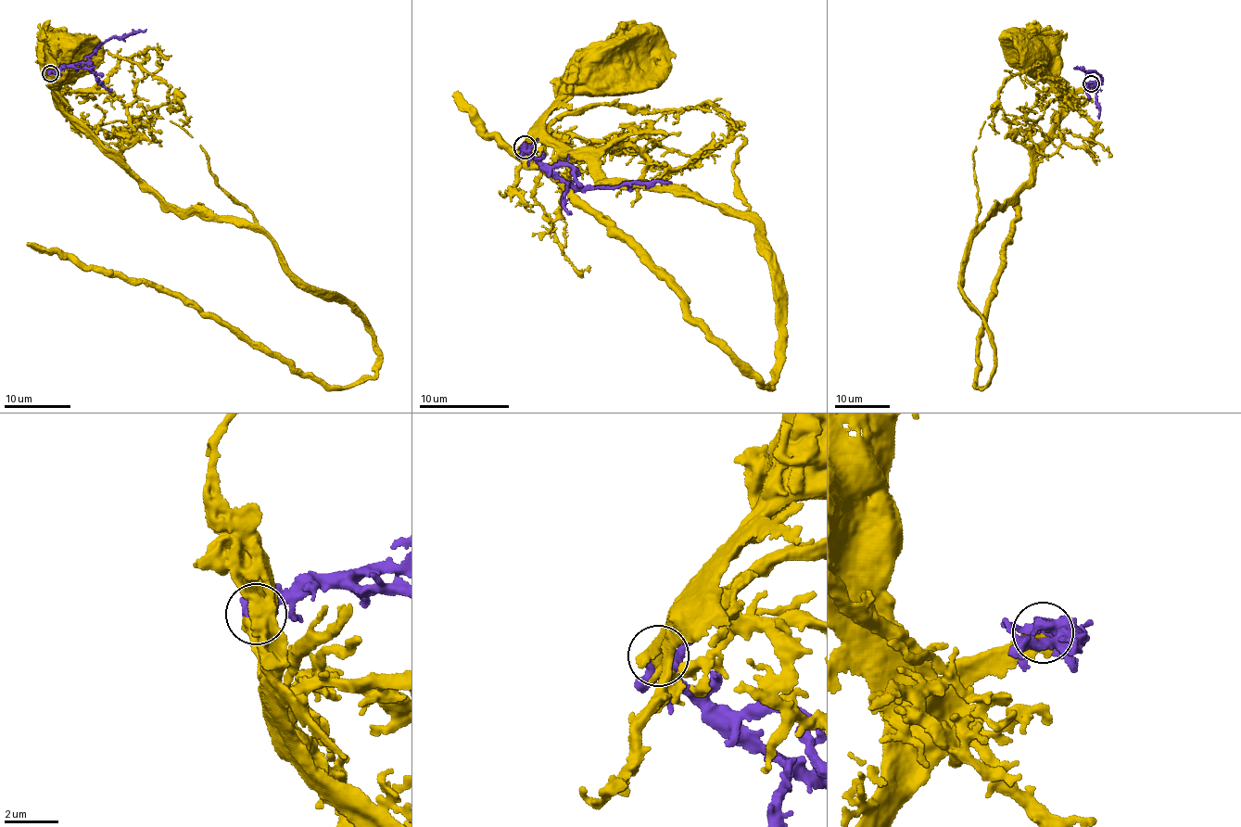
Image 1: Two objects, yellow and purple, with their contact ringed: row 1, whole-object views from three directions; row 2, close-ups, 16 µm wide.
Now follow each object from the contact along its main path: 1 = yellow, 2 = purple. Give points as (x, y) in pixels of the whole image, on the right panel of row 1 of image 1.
1: (1091, 83), (1070, 93), (1026, 56), (1029, 54)
2: (1091, 83), (1095, 86), (1101, 79), (1094, 71), (1084, 72), (1075, 68)

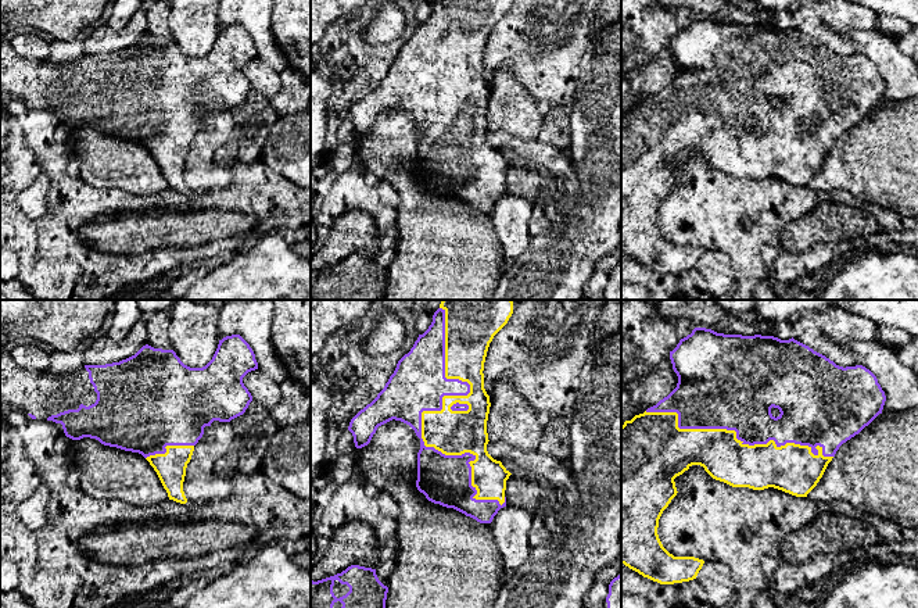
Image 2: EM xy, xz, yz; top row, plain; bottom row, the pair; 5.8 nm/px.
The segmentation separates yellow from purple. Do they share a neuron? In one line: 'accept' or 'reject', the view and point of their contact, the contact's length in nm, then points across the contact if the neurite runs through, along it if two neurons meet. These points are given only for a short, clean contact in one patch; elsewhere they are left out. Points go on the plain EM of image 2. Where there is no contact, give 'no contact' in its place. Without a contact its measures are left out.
accept; contact xz (422, 102); length 1200 nm

